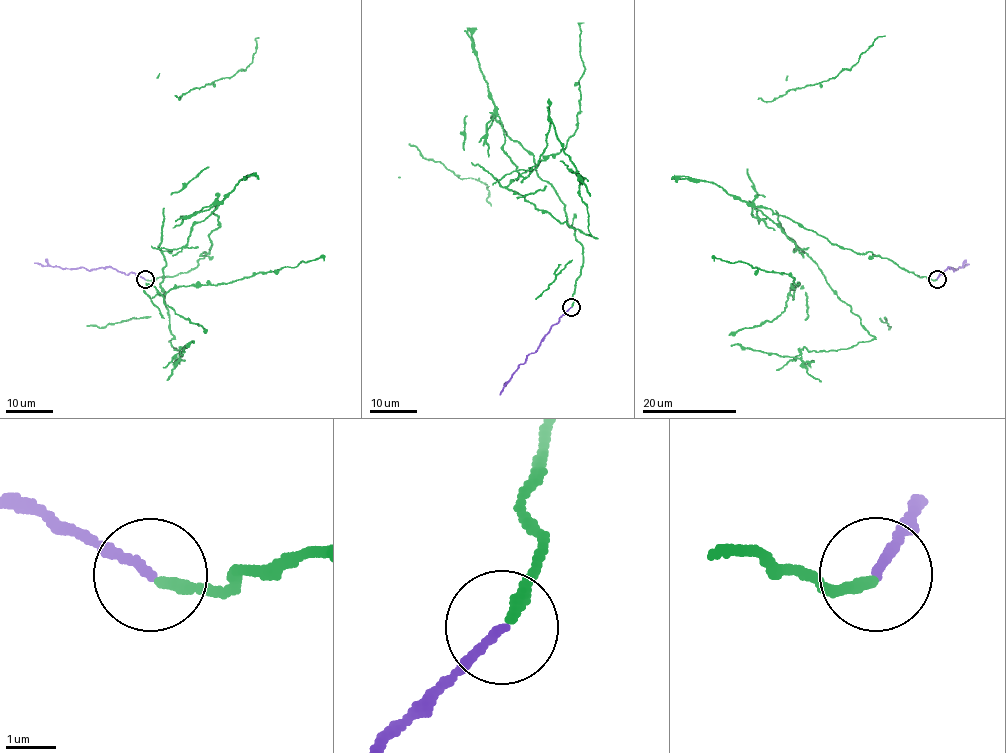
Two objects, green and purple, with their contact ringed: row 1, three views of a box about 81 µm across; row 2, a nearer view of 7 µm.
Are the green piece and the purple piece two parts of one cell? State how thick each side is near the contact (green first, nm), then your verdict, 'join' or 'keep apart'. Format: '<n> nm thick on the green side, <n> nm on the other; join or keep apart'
240 nm thick on the green side, 180 nm on the other; keep apart

